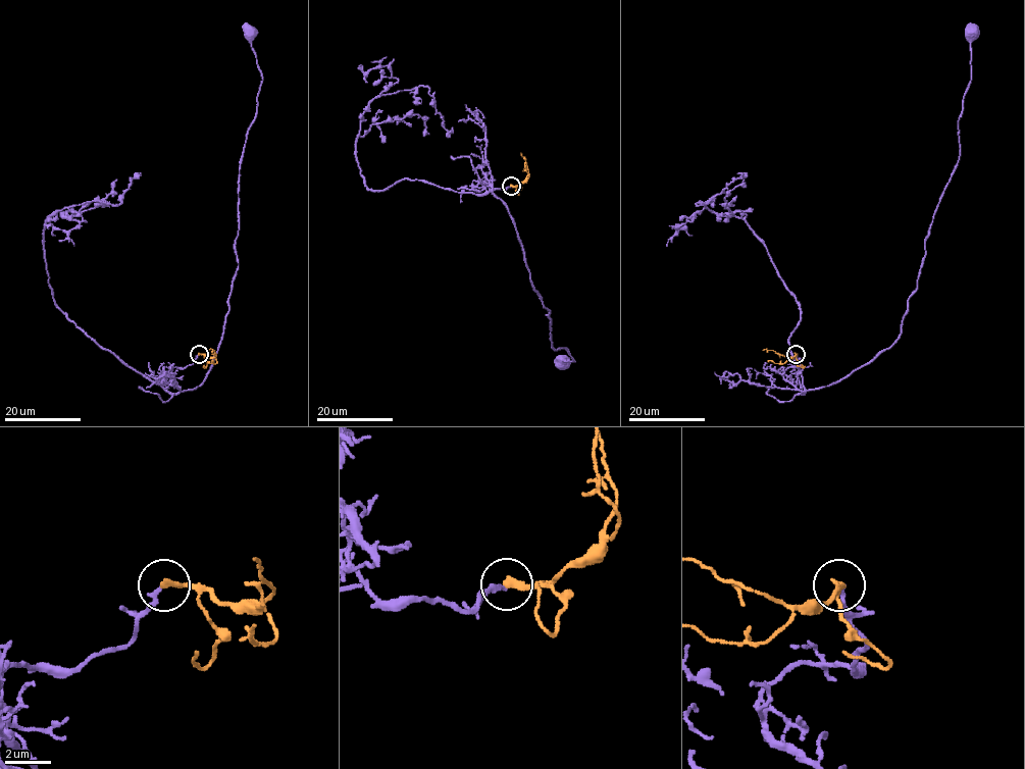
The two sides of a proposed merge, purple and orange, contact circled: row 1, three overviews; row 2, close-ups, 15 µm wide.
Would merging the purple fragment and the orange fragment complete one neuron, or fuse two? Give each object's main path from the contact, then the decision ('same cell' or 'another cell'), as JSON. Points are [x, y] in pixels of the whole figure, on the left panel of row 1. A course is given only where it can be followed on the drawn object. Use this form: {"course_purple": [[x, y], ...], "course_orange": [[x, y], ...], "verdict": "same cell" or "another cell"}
{"course_purple": [[198, 354], [172, 367], [181, 391], [196, 388], [213, 361], [238, 265], [239, 165], [263, 80], [250, 34]], "course_orange": [[198, 354], [213, 358], [216, 355], [209, 350]], "verdict": "another cell"}

